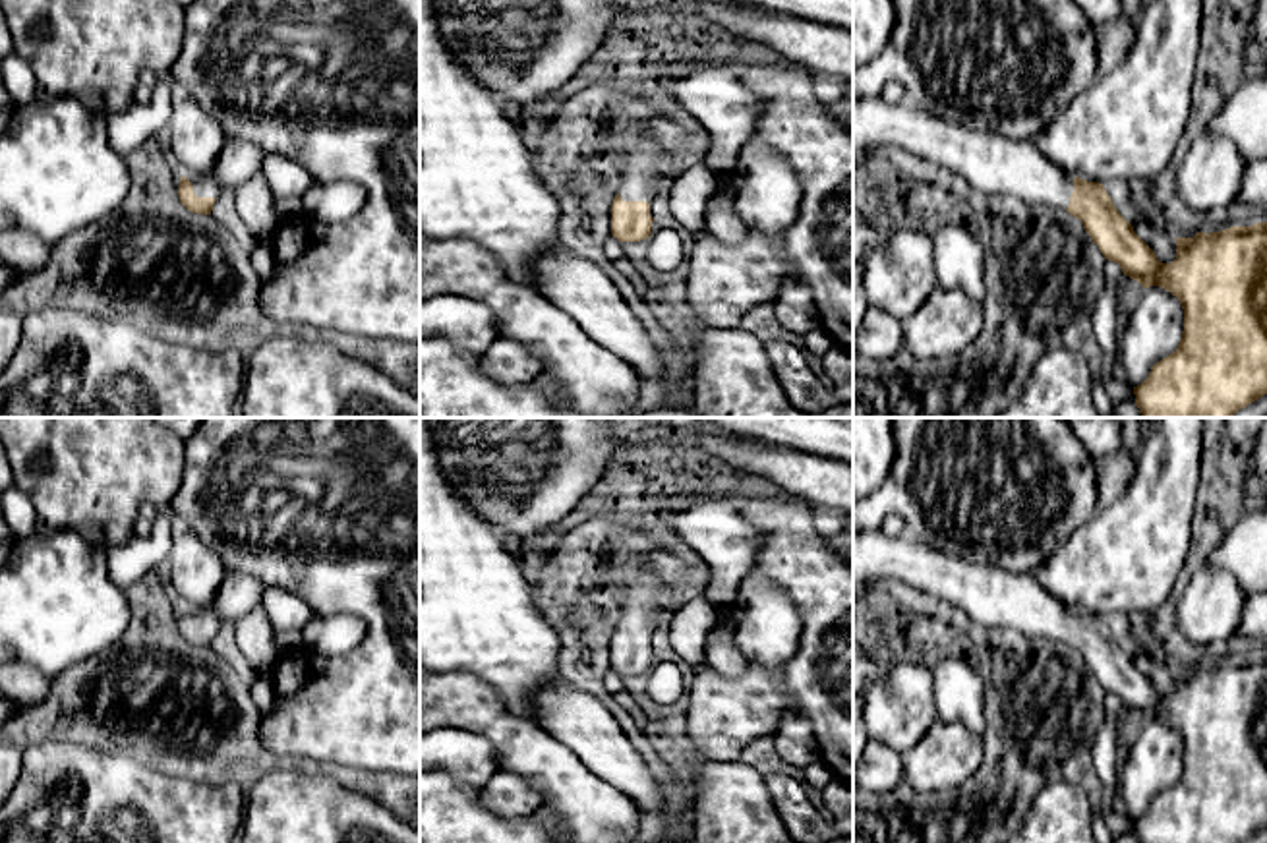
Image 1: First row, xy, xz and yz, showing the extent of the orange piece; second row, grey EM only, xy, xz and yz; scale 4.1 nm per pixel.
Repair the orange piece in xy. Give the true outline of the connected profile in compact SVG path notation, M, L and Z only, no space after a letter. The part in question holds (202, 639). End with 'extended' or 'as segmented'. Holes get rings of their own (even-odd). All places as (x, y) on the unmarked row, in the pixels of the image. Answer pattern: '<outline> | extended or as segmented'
M228 570L209 607L180 611L180 636L192 646L211 648L224 621L238 621L261 603L263 588L263 580Z | extended

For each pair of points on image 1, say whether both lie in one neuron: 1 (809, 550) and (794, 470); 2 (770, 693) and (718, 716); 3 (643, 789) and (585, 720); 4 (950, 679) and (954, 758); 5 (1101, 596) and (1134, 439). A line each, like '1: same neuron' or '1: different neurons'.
1: different neurons
2: same neuron
3: same neuron
4: different neurons
5: different neurons

